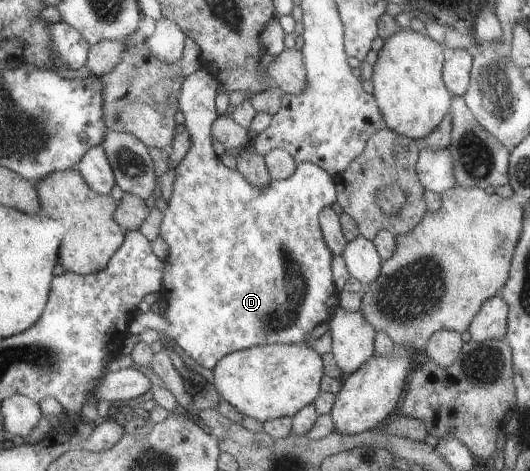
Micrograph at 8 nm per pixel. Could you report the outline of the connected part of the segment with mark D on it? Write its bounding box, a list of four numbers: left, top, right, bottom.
[130,68,338,369]

